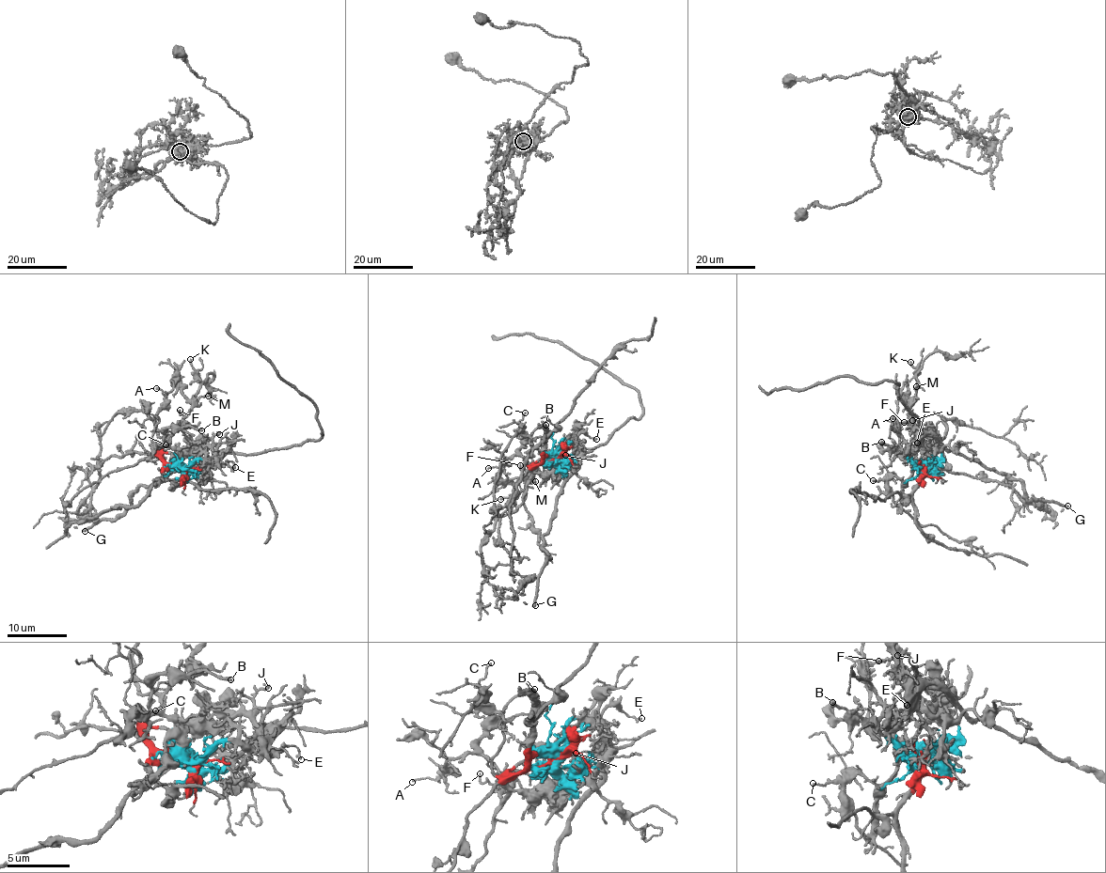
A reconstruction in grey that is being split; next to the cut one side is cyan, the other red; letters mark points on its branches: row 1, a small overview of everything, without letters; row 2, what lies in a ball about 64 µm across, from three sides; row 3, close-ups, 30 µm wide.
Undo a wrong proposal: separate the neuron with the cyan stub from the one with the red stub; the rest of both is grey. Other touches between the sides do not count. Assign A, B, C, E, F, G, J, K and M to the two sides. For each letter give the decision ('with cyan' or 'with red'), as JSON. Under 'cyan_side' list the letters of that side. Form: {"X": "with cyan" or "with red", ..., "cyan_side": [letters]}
{"A": "with red", "B": "with red", "C": "with red", "E": "with cyan", "F": "with red", "G": "with cyan", "J": "with cyan", "K": "with red", "M": "with red", "cyan_side": ["E", "G", "J"]}

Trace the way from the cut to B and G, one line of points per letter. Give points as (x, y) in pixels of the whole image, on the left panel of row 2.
B: (179, 467), (166, 462), (163, 453), (164, 432), (174, 425), (202, 430)
G: (180, 466), (199, 470), (213, 454), (212, 460), (140, 487), (113, 522), (102, 520), (85, 531)

